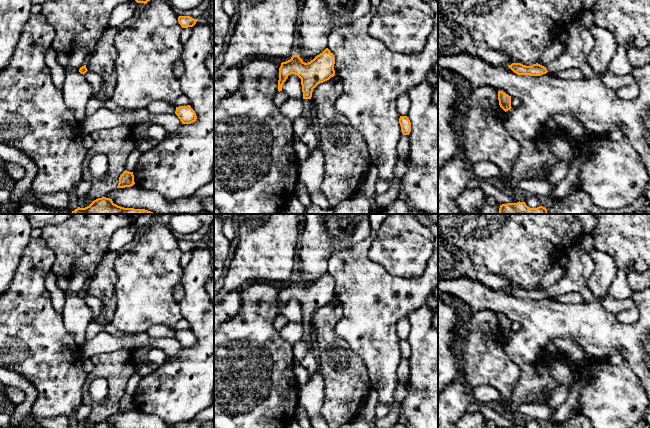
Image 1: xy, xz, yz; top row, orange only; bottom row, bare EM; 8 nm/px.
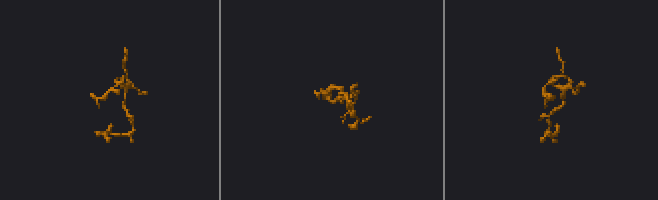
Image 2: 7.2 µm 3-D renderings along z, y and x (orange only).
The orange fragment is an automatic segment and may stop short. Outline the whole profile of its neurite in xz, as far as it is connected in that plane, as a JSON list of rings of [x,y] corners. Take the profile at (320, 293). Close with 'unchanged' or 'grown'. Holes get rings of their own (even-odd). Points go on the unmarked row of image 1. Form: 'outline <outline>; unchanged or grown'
outline [[[328,272],[308,287],[305,287],[298,279],[293,279],[290,284],[281,287],[278,315],[282,315],[282,309],[289,299],[297,299],[301,303],[303,316],[304,334],[302,340],[308,341],[313,313],[335,299],[334,288],[335,281]]]; grown

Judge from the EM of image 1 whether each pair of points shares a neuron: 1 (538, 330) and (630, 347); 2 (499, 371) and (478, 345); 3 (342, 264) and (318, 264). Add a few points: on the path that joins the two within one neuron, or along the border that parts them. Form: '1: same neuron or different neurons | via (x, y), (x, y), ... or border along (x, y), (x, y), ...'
1: same neuron | via (561, 329), (595, 329), (601, 335), (607, 336)
2: same neuron | via (493, 365), (481, 351)
3: different neurons | border along (346, 249), (335, 251), (330, 256), (326, 271)

